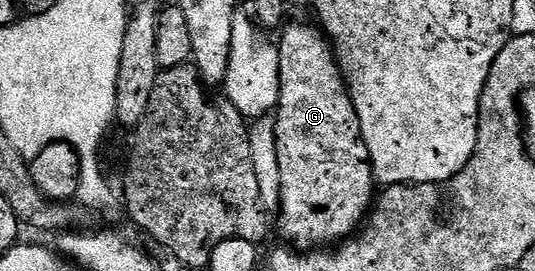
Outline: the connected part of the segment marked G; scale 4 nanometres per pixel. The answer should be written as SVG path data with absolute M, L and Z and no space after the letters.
M291 22L280 31L281 42L277 46L281 73L281 91L275 109L282 184L279 215L281 234L289 241L286 243L292 244L298 251L313 252L348 239L366 221L375 202L375 179L367 144L361 135L359 116L345 86L337 57L333 55L333 47L316 25Z

